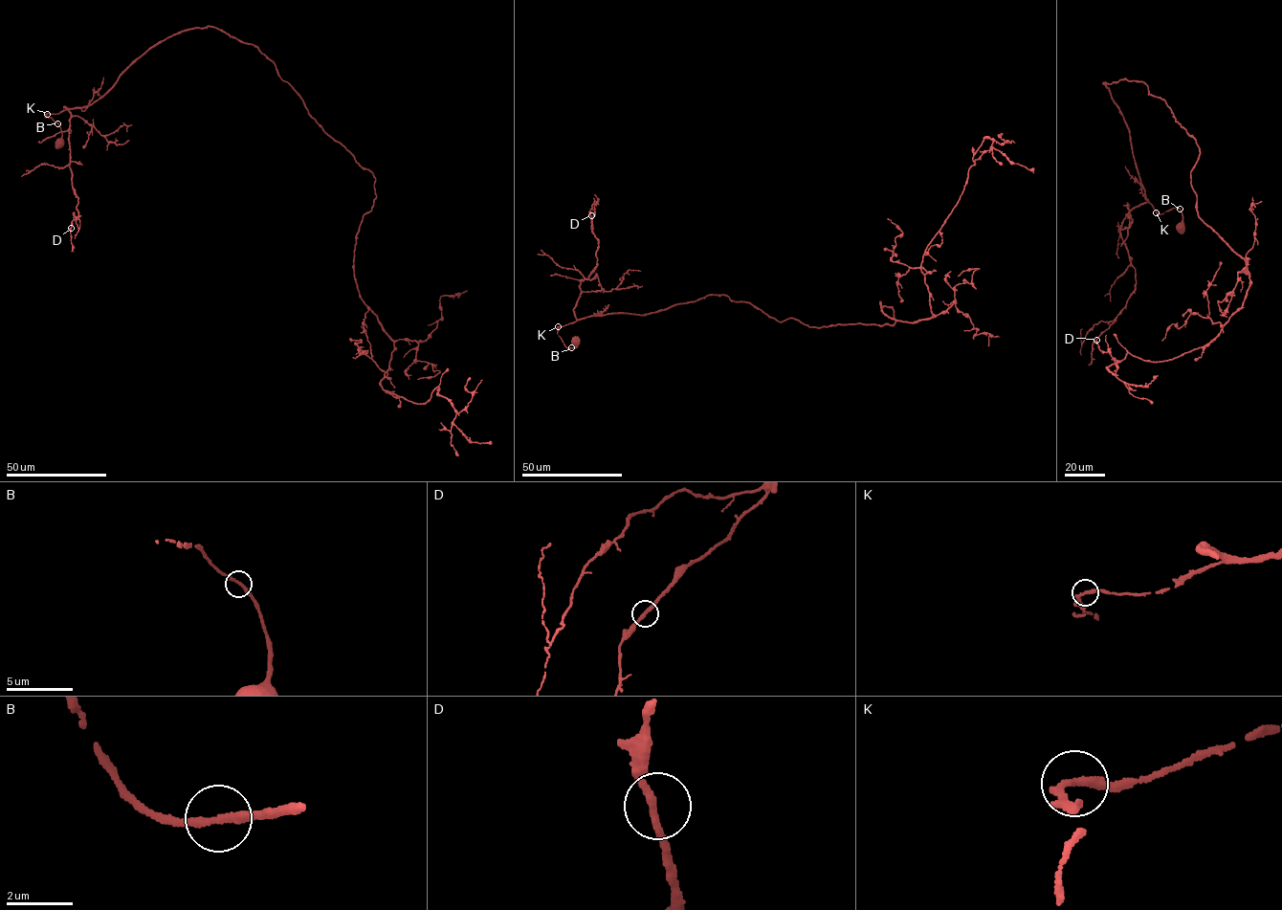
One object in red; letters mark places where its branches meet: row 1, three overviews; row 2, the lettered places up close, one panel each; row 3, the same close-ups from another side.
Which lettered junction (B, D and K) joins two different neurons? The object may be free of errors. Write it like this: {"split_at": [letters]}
{"split_at": []}

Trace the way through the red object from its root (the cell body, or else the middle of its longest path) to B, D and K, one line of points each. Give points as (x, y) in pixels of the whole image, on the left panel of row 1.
B: (59, 142), (62, 131), (56, 123)
D: (59, 142), (60, 127), (45, 117), (65, 106), (70, 113), (69, 166), (78, 202), (78, 216), (71, 228)
K: (59, 142), (60, 127), (50, 117), (45, 117), (47, 113)

